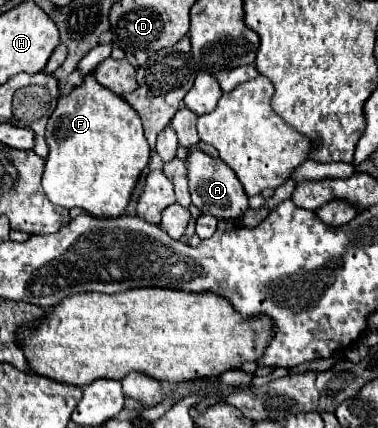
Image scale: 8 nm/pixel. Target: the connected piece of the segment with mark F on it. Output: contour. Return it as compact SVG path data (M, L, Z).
M92 74L72 94L60 96L46 126L50 154L42 186L46 196L64 208L82 208L94 218L118 218L124 214L132 190L148 166L150 146L146 144L138 112L120 96L102 88Z

